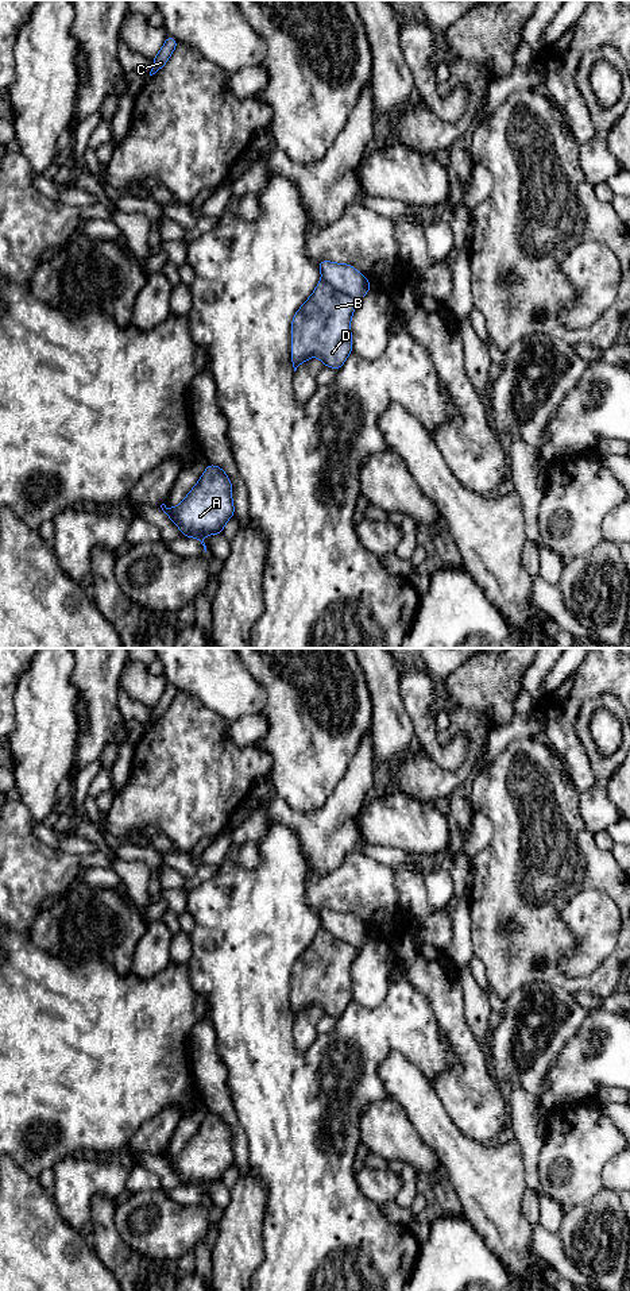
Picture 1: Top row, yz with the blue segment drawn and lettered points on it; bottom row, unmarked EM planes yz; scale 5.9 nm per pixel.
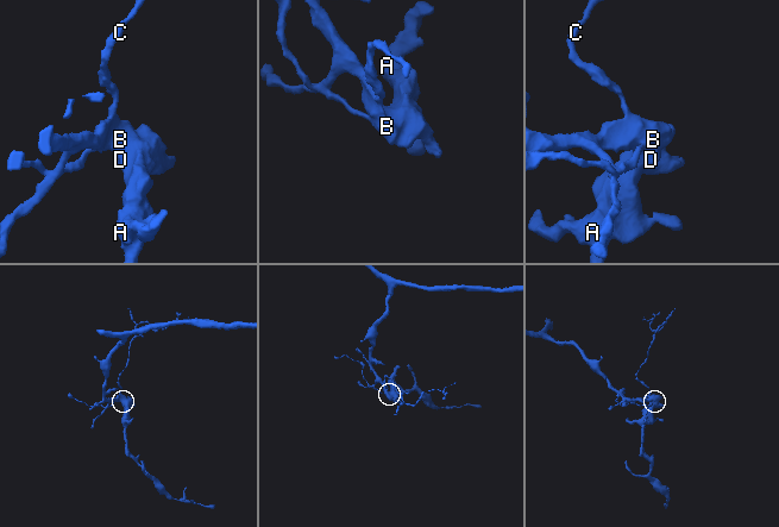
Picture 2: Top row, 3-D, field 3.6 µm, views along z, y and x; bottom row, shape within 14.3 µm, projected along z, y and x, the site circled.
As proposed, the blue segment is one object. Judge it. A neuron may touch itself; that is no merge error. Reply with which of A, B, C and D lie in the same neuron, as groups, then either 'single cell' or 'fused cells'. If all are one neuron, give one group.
A B C D; single cell

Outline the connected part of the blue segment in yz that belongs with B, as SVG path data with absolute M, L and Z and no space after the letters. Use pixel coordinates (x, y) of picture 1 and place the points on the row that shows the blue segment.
M318 261L322 280L291 321L294 371L312 357L339 370L352 352L351 317L357 301L371 290L353 266Z

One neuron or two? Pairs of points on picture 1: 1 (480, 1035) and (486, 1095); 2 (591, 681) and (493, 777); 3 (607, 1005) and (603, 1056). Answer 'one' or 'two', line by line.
1: two
2: two
3: two

